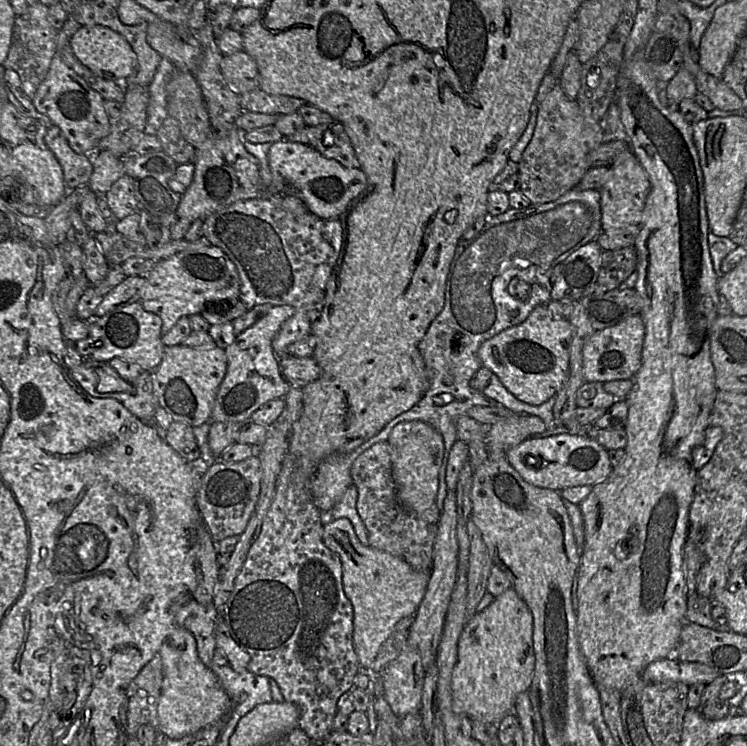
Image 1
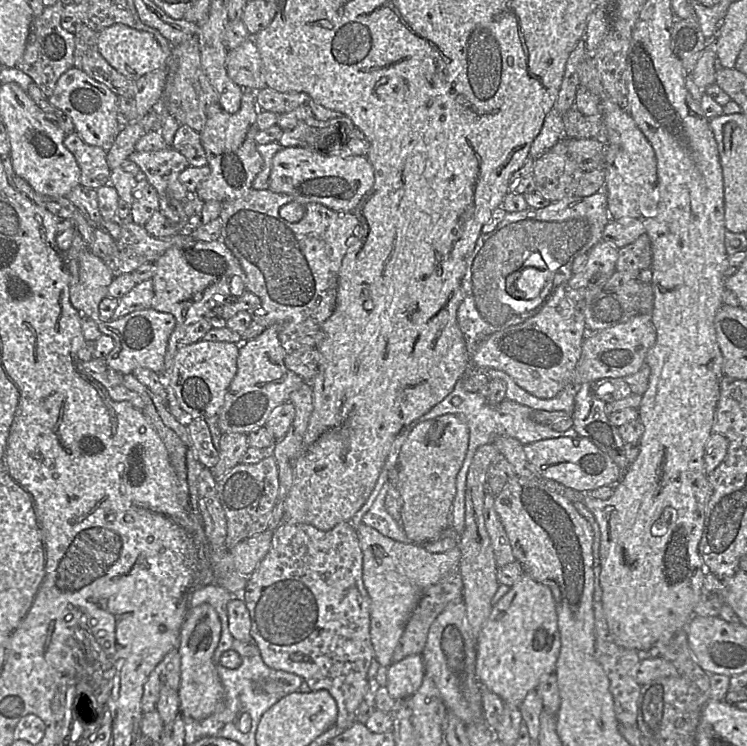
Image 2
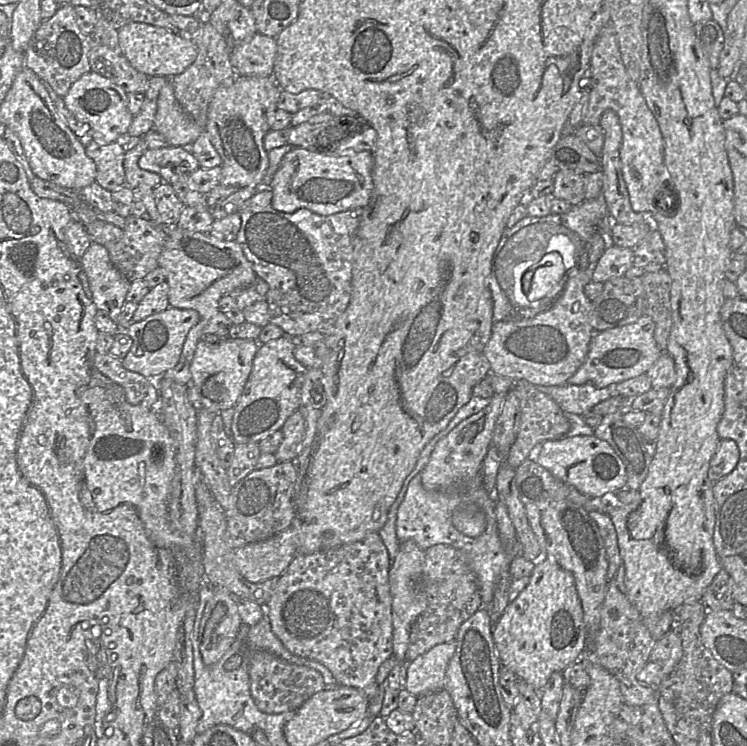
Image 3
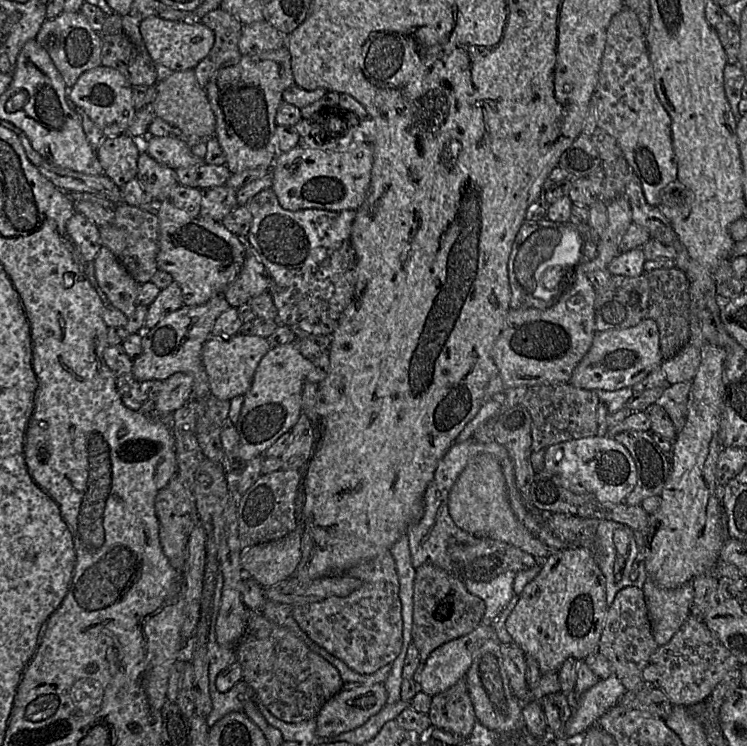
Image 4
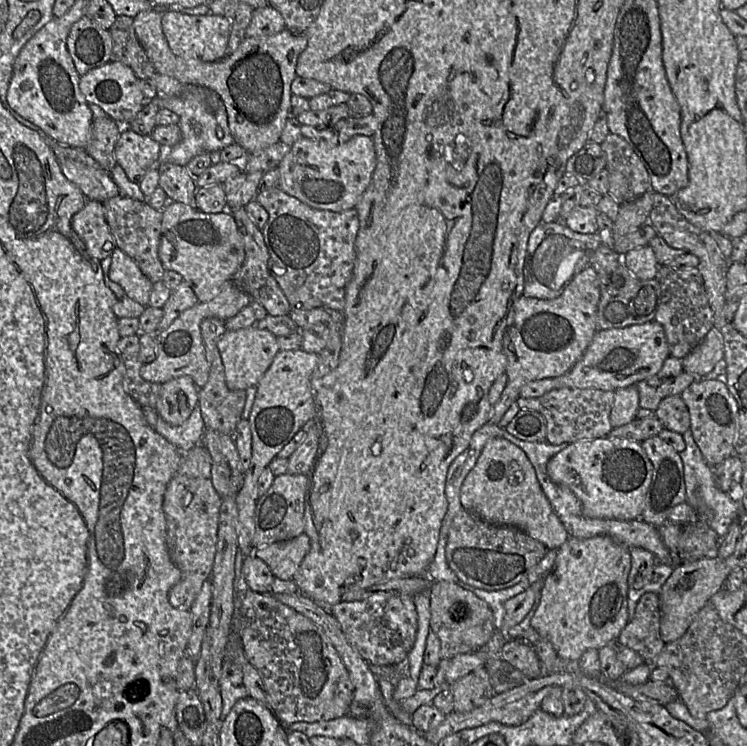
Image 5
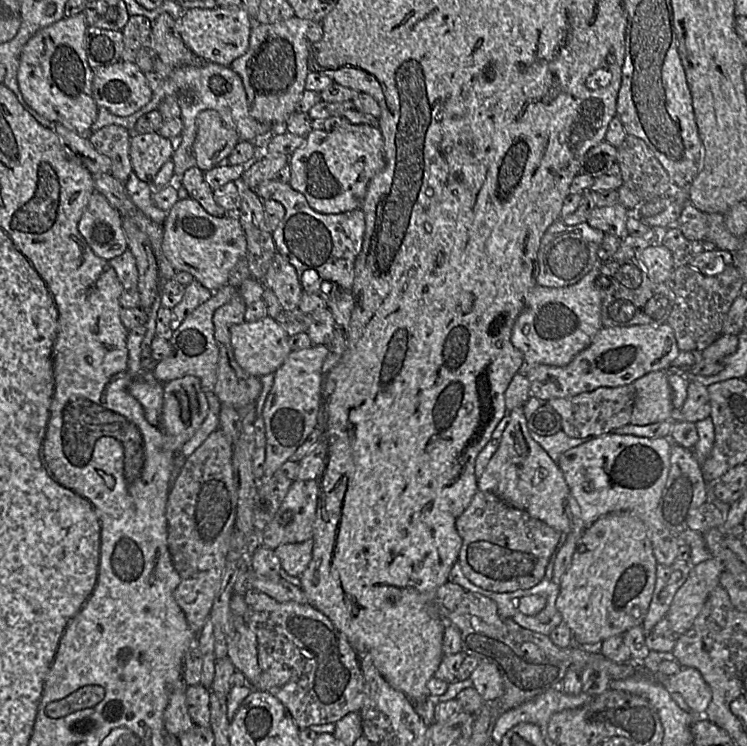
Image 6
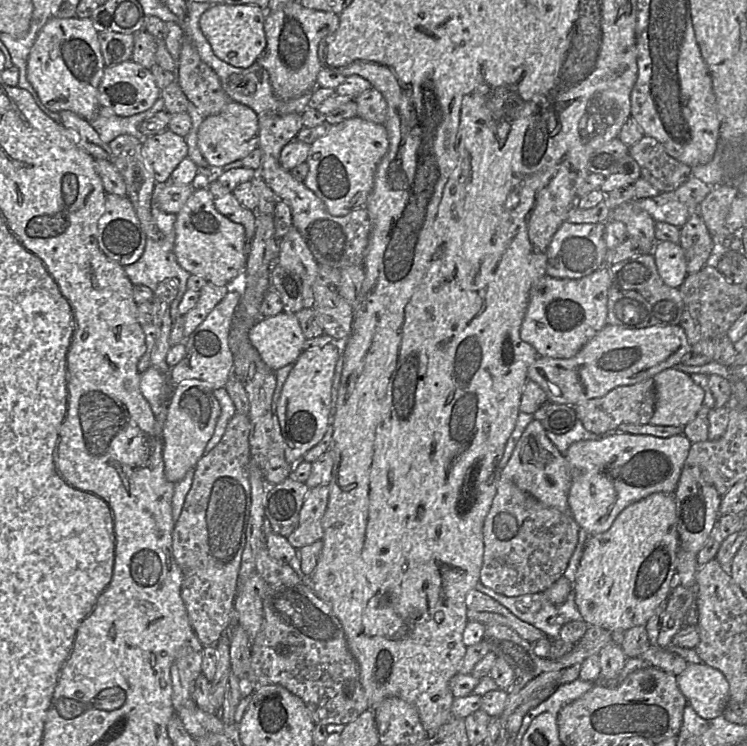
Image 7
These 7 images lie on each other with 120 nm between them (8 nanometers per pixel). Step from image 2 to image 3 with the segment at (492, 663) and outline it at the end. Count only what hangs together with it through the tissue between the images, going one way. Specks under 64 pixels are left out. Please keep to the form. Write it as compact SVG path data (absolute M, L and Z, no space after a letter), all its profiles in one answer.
M542 557L535 562L529 578L525 588L504 609L492 637L501 665L539 690L554 672L581 660L587 652L588 639L572 573L551 557Z

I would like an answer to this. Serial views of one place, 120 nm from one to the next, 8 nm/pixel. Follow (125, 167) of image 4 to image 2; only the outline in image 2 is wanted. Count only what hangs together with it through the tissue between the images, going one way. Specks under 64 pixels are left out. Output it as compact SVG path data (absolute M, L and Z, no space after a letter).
M76 132L66 135L64 145L79 165L80 185L98 189L109 184L112 170L107 162L106 148L85 143Z

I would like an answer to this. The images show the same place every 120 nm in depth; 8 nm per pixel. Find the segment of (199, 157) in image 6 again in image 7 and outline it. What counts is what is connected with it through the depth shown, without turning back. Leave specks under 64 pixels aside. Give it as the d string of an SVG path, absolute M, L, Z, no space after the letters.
M232 101L220 113L203 119L198 129L197 146L211 169L241 161L259 146L259 117L251 108Z

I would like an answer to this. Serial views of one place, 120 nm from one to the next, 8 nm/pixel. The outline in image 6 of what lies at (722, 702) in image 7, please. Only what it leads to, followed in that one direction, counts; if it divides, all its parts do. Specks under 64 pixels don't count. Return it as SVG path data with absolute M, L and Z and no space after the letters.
M684 667L678 673L662 678L666 687L672 693L678 693L683 698L693 715L703 716L712 698L710 687L701 673L691 667Z

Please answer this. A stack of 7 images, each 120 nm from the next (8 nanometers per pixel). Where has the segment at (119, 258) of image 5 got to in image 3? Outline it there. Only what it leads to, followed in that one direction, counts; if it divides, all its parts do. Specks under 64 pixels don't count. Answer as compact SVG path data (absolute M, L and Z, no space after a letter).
M92 242L80 261L88 278L90 298L99 311L105 311L112 319L116 319L126 302L131 281L125 278L112 264L104 245Z

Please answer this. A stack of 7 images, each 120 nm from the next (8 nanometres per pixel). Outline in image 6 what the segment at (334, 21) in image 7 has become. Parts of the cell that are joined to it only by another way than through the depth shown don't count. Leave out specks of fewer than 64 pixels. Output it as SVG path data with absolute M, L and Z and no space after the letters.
M296 16L273 24L254 24L250 34L249 47L244 55L234 60L230 68L236 72L243 83L250 115L260 123L271 126L273 130L283 128L289 116L294 113L296 105L305 91L305 82L310 70L308 57L313 44L323 37L320 22L301 19Z

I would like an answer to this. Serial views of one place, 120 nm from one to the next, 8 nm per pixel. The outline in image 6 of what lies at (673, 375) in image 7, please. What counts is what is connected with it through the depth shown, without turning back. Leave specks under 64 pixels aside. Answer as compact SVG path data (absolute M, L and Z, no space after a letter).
M650 372L635 380L635 401L630 424L648 425L656 422L678 421L678 411L674 409L672 389L668 382L668 372Z

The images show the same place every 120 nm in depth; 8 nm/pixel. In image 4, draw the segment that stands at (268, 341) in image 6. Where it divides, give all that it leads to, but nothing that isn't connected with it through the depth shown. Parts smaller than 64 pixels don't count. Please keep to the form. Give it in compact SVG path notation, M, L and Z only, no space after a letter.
M239 333L232 337L211 336L202 348L202 363L208 376L210 393L221 400L245 395L260 360L270 348L267 339L260 336Z

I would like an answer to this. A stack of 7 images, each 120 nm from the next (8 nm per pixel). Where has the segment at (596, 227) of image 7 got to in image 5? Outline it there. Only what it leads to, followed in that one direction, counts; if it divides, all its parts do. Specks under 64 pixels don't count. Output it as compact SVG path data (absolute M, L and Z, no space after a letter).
M563 221L541 222L531 232L524 261L525 284L523 296L538 299L555 299L573 278L585 267L602 244L599 233L580 233Z

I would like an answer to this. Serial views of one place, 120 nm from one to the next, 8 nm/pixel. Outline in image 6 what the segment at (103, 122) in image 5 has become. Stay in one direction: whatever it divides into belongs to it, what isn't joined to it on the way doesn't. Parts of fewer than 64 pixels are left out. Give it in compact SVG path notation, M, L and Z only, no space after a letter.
M108 125L88 135L94 149L110 159L111 174L123 185L133 172L129 157L130 138L131 132L119 125Z

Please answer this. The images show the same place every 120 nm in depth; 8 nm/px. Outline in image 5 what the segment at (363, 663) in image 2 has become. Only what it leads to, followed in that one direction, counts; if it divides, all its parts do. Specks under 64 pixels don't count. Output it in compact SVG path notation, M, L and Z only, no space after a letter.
M372 595L360 601L342 601L328 608L349 643L370 665L397 665L404 661L418 629L417 610L408 595Z

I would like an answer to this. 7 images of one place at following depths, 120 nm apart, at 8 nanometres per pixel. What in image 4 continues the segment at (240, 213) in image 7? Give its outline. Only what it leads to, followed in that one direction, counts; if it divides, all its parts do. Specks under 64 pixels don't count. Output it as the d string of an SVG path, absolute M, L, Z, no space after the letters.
M142 152L137 161L136 179L146 194L156 200L168 200L172 189L179 185L176 170L160 164Z

